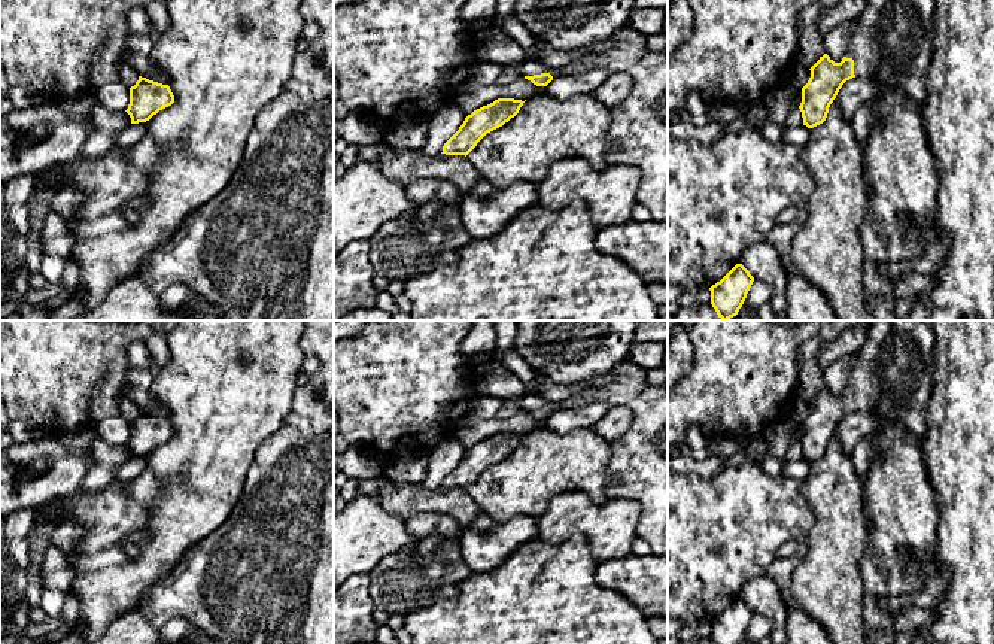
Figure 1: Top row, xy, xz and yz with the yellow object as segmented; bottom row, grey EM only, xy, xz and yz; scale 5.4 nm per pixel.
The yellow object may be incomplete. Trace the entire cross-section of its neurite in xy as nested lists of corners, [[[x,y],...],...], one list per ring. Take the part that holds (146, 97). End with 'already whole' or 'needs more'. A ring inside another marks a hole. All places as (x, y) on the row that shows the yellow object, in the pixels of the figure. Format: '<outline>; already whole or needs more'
[[[139,76],[136,85],[130,88],[130,104],[125,112],[130,115],[131,124],[139,124],[149,121],[173,103],[174,95],[168,85]]]; already whole

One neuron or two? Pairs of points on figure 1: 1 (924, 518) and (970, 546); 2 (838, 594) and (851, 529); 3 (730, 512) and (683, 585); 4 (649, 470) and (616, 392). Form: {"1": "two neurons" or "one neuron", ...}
{"1": "two neurons", "2": "one neuron", "3": "one neuron", "4": "one neuron"}

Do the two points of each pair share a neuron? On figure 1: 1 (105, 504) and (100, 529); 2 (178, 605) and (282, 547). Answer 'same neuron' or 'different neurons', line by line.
1: same neuron
2: same neuron

